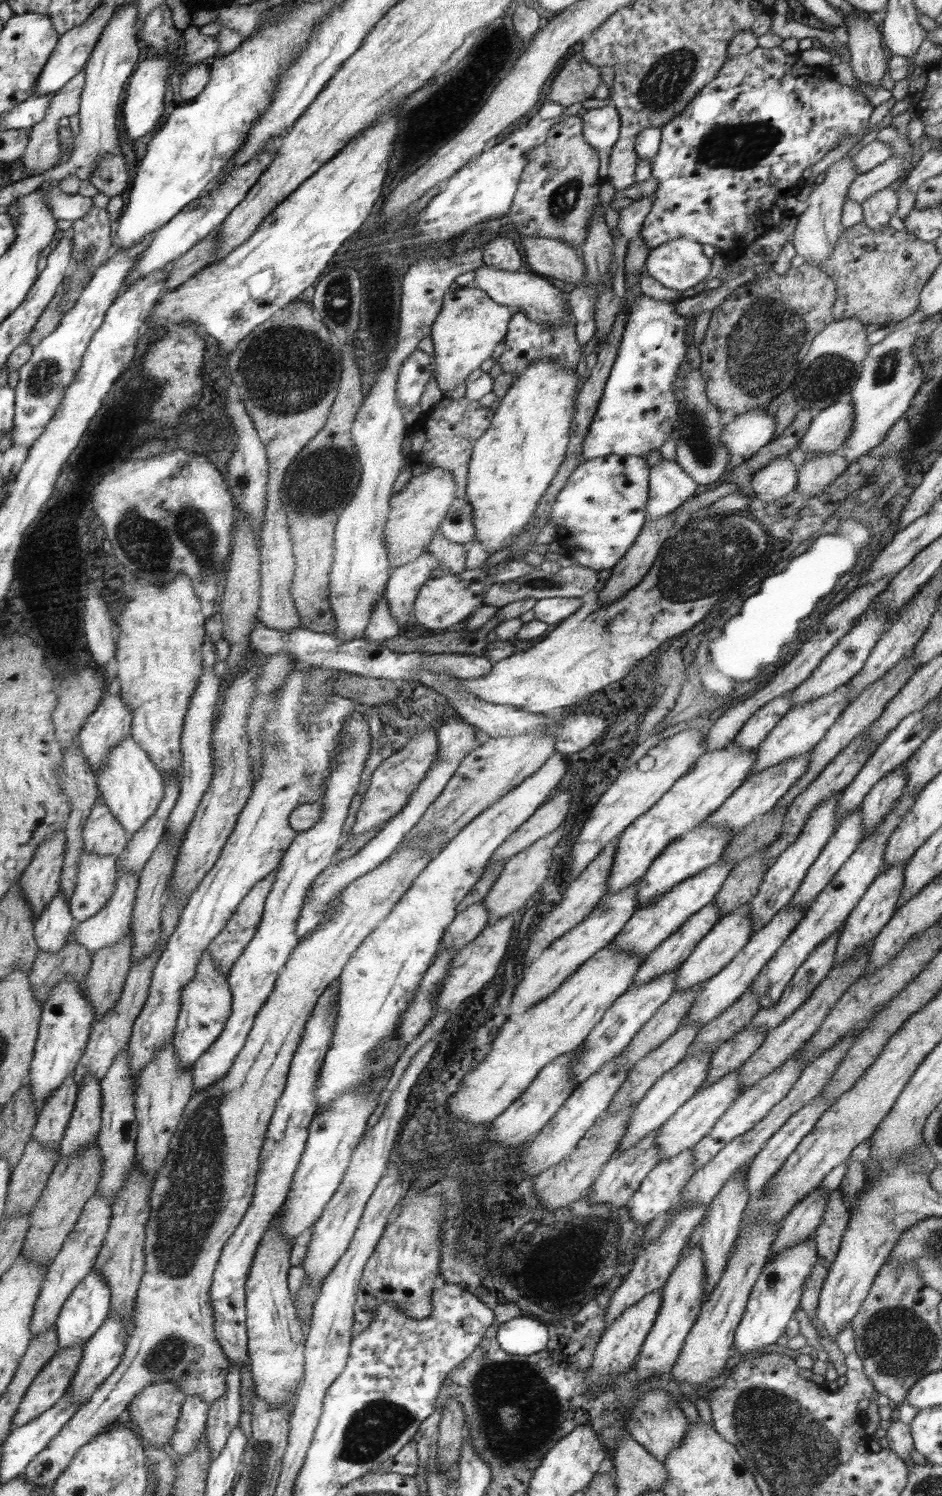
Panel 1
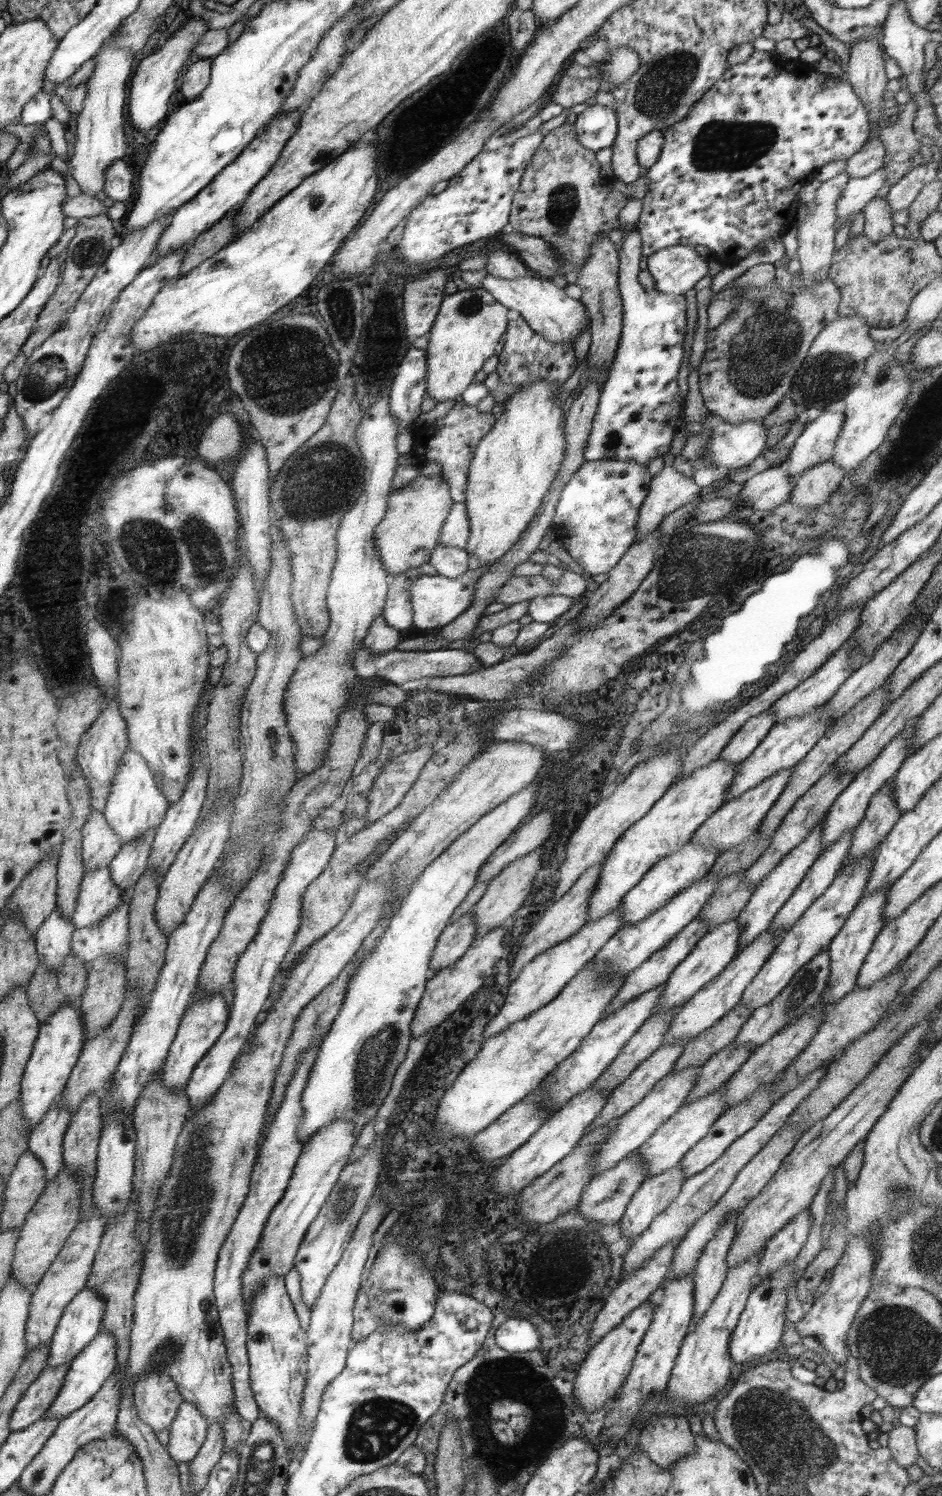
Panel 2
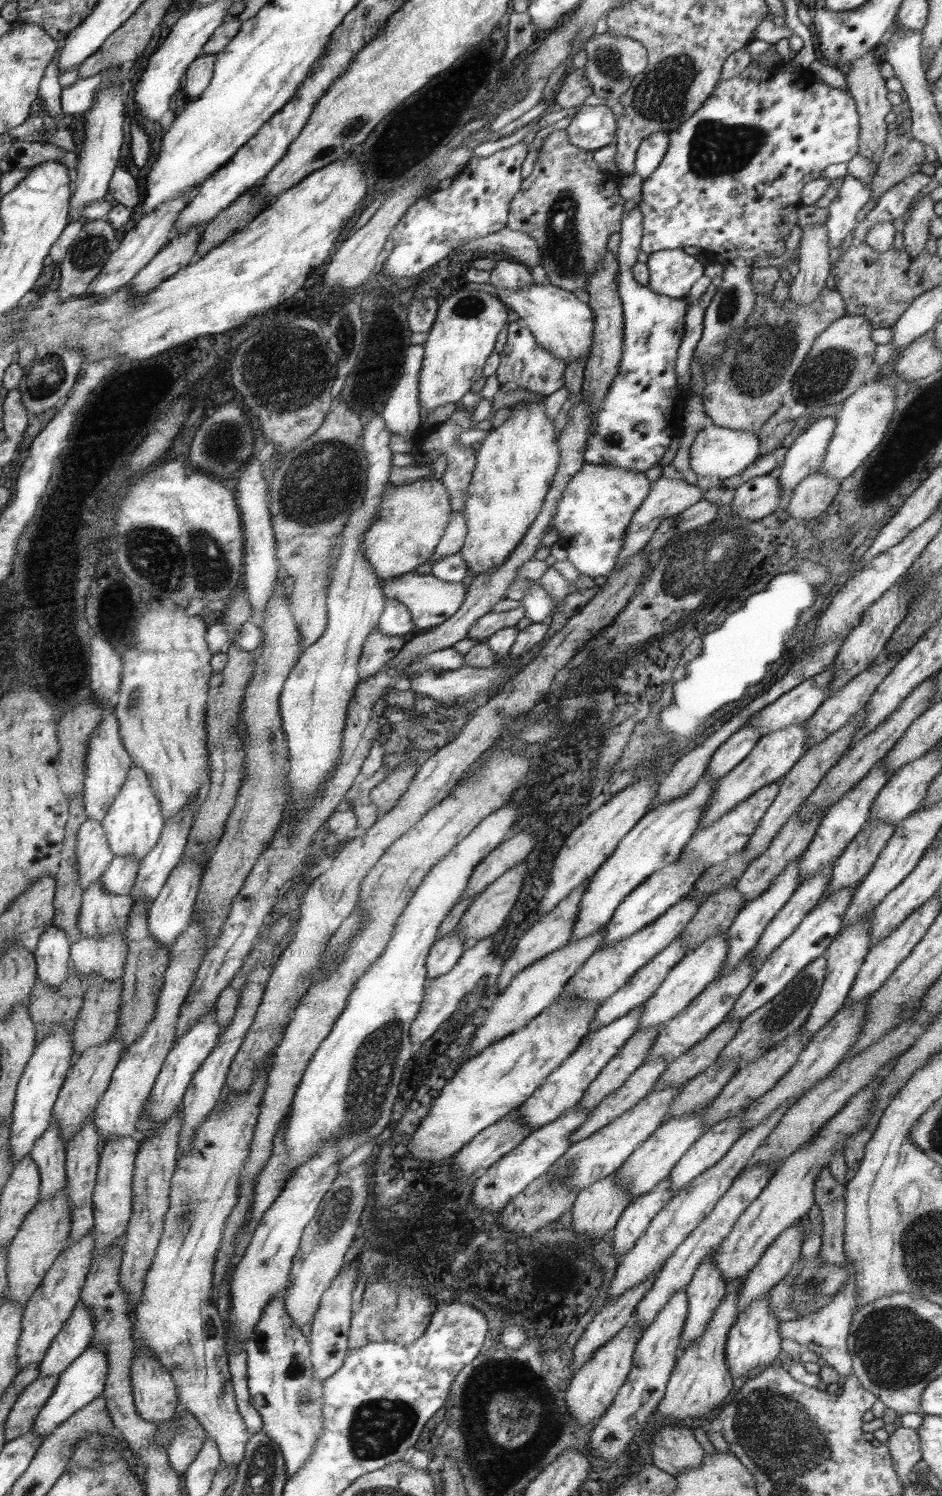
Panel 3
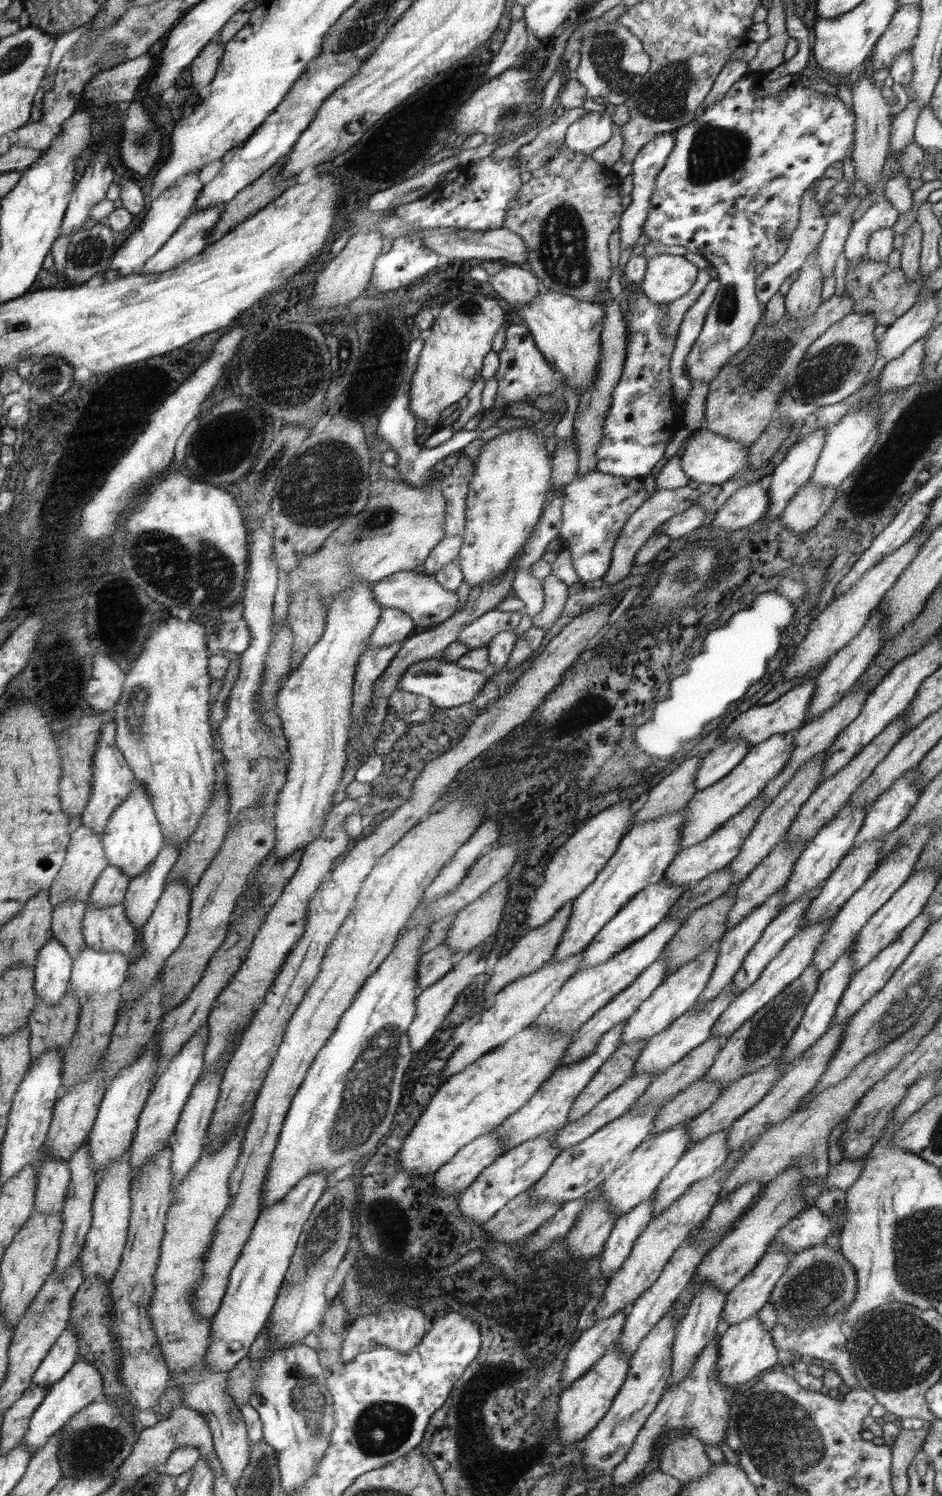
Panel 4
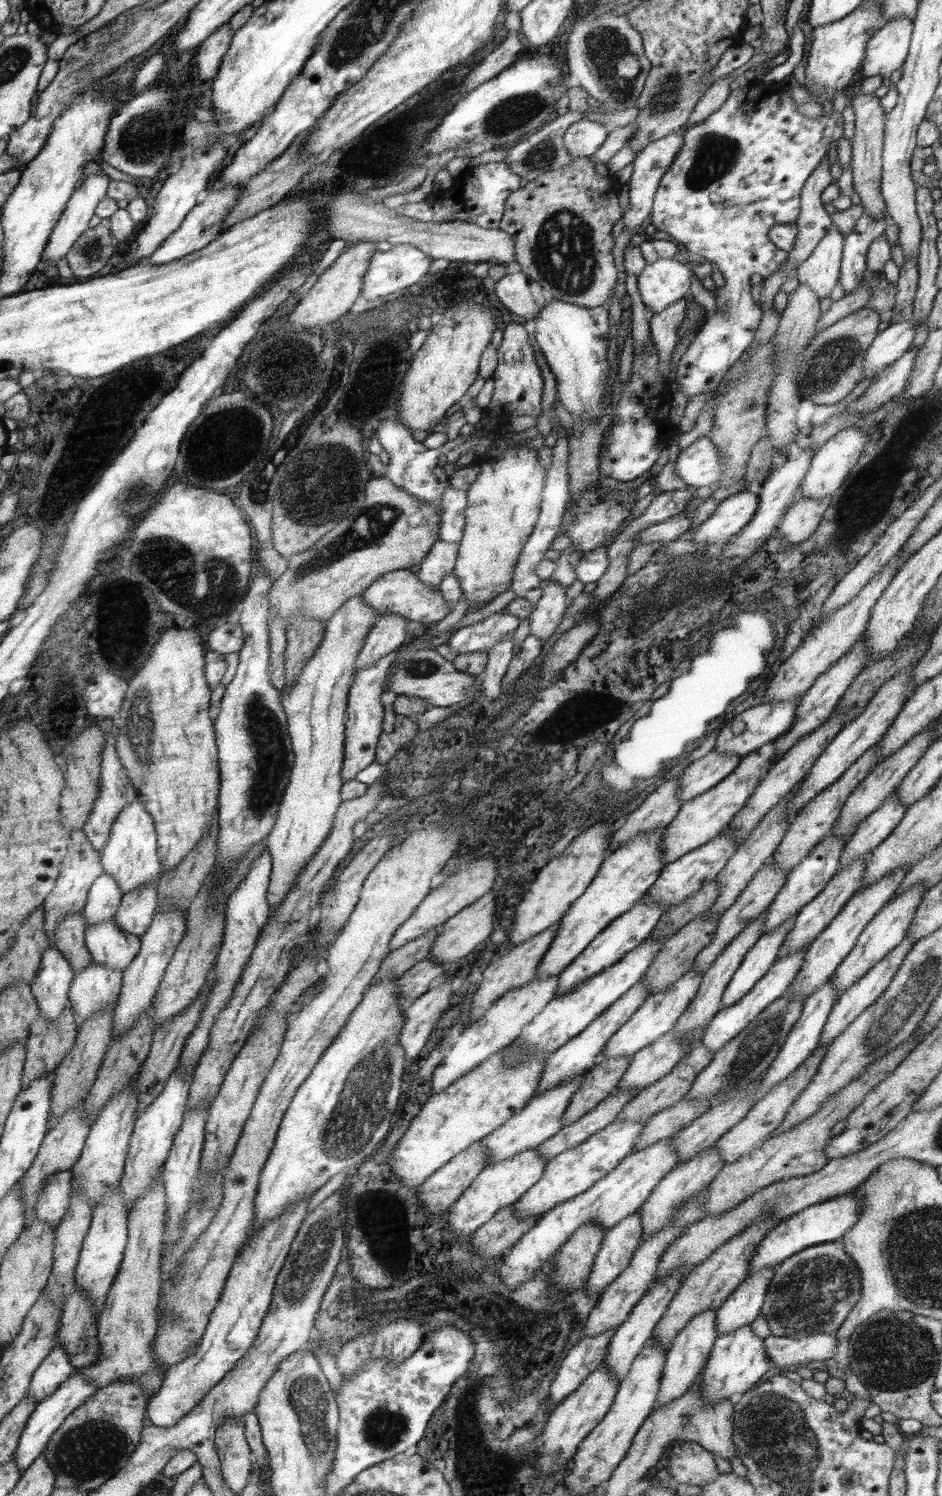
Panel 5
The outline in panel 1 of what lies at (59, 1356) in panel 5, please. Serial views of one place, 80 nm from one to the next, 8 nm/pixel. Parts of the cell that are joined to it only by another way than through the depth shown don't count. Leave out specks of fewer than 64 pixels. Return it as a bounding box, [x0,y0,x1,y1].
[55,1268,111,1352]

